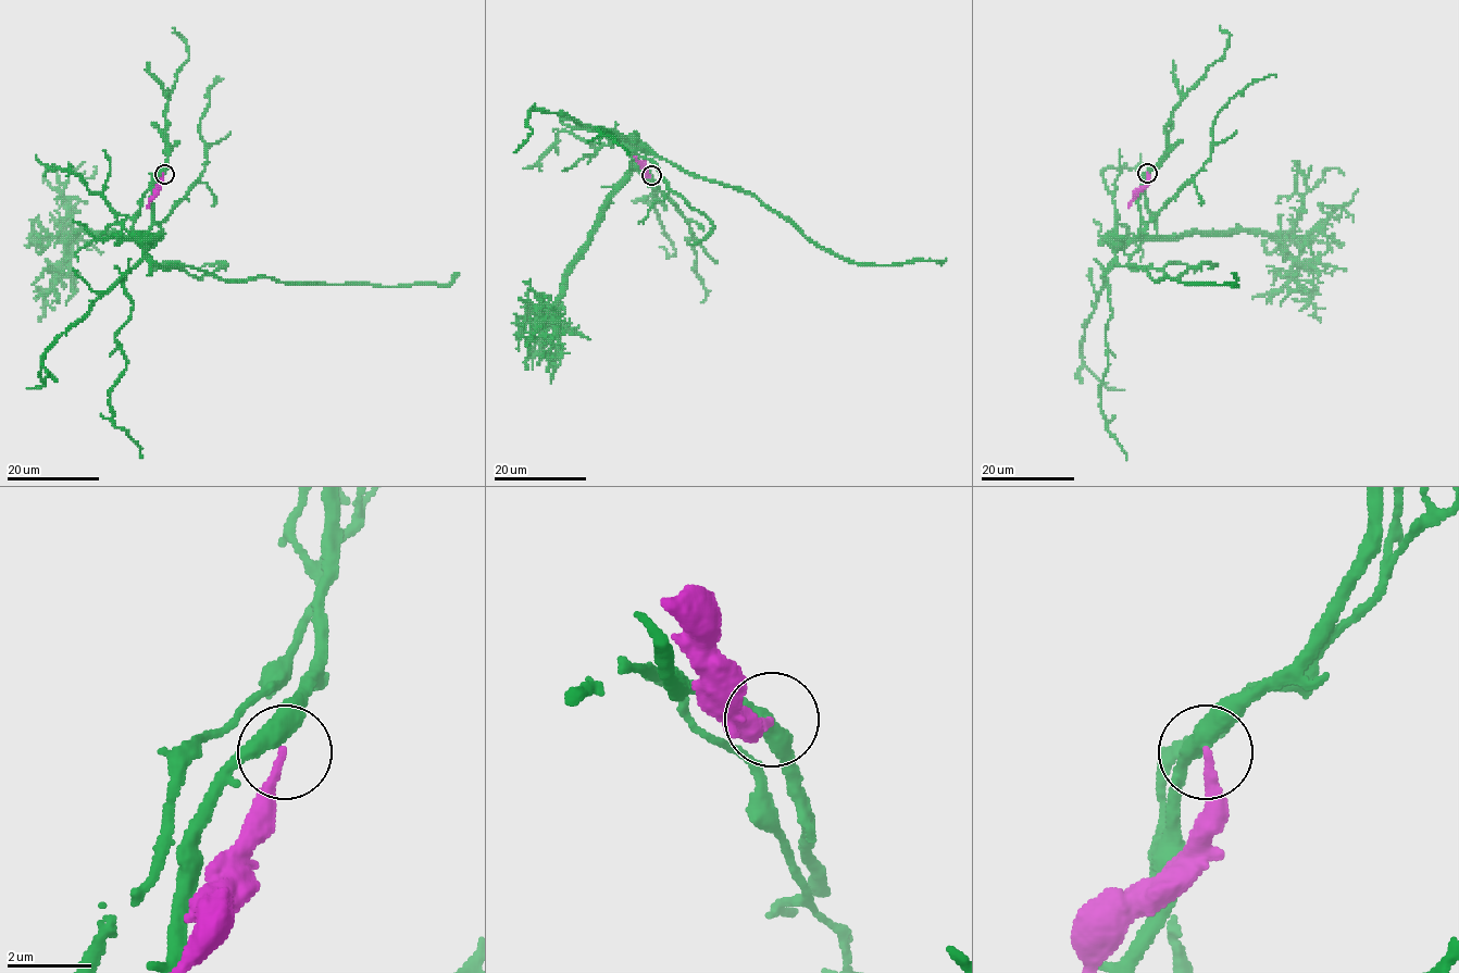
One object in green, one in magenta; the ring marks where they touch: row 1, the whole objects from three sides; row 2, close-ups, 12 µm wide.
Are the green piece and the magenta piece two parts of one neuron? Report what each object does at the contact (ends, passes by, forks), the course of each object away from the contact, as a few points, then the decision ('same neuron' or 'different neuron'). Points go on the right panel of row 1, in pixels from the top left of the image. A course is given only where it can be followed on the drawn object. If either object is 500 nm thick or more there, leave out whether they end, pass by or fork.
green passes by; magenta ends there; green runs (1148, 173), (1138, 200), (1138, 233), (1115, 253), (1117, 262), (1136, 265), (1154, 281), (1237, 286), (1233, 272); magenta runs (1148, 173), (1148, 183), (1127, 208); different neuron

